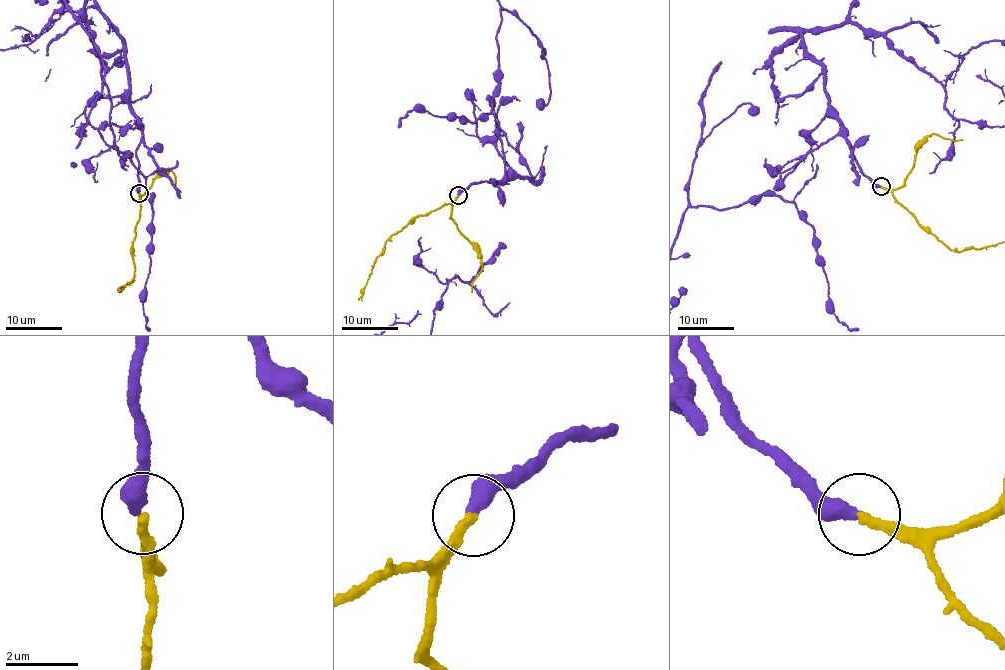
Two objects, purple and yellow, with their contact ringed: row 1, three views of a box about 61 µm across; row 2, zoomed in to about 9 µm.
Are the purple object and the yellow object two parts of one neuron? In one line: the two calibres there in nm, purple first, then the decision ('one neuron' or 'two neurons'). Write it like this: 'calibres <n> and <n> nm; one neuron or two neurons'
calibres 440 and 240 nm; one neuron

